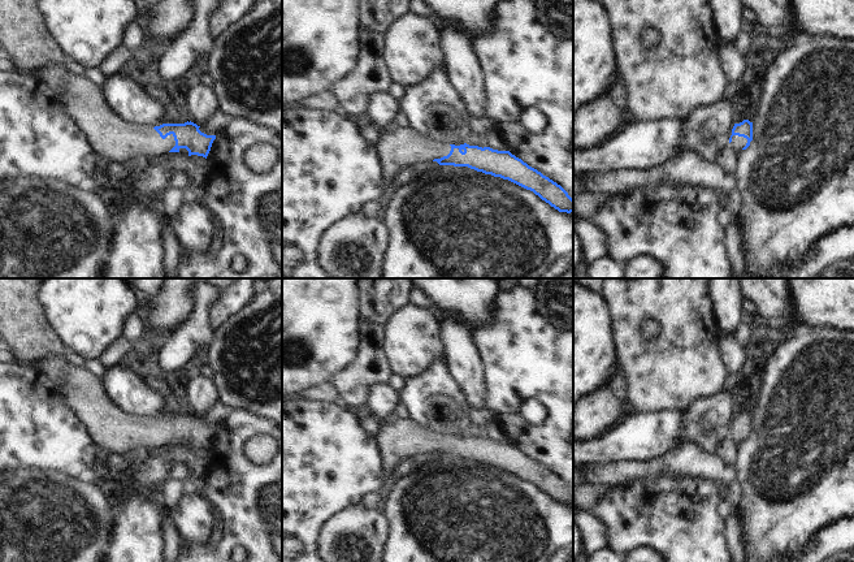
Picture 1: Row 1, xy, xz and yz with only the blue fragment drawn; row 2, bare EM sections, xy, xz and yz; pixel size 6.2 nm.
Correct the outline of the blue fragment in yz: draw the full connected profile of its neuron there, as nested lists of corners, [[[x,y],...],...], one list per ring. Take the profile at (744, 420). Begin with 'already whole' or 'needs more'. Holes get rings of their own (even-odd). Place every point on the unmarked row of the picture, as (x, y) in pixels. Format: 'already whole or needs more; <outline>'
needs more; [[[744,411],[740,415],[734,415],[732,427],[729,429],[729,438],[737,445],[746,441],[753,432],[753,414]]]

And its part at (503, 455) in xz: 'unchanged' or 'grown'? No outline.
grown

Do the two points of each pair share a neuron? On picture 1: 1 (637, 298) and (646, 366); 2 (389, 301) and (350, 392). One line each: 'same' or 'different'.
1: same
2: same

